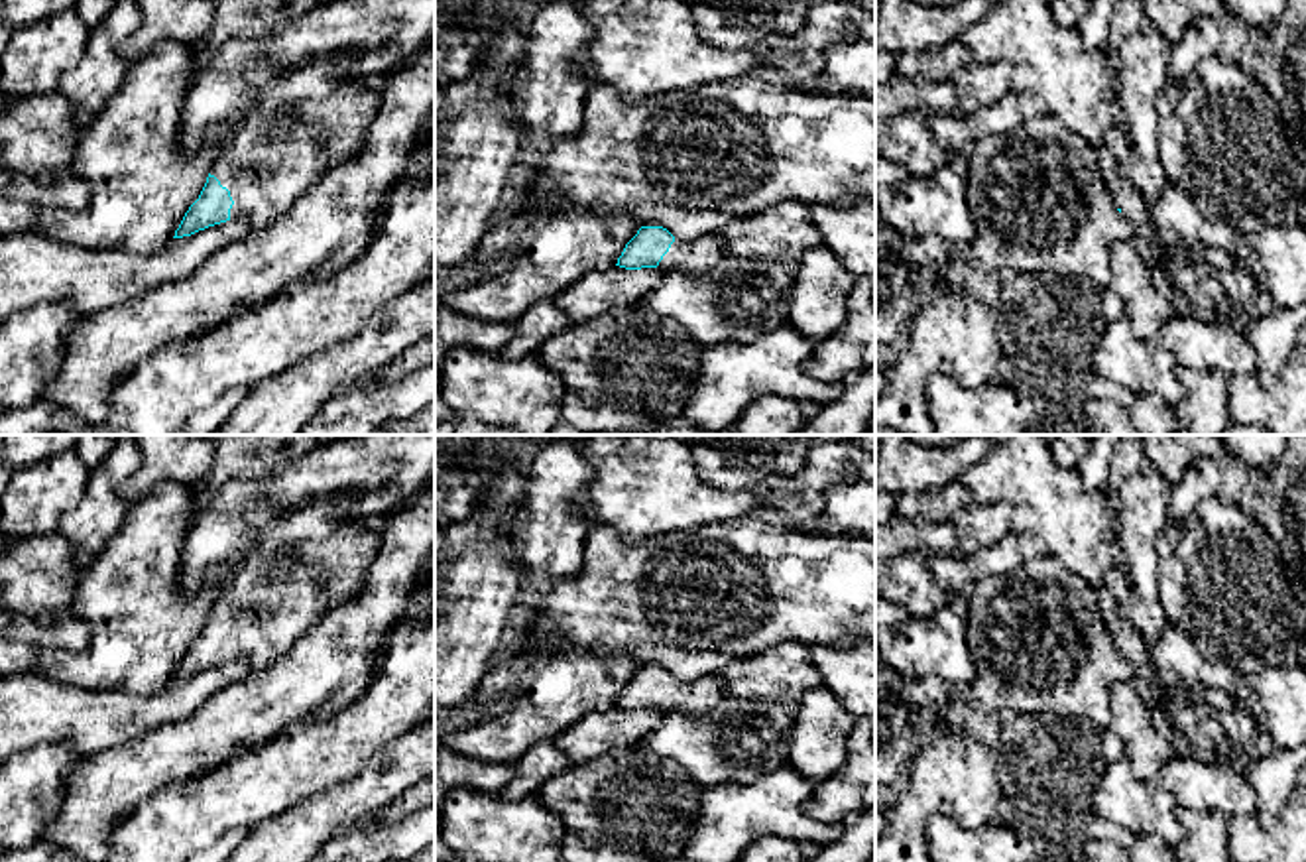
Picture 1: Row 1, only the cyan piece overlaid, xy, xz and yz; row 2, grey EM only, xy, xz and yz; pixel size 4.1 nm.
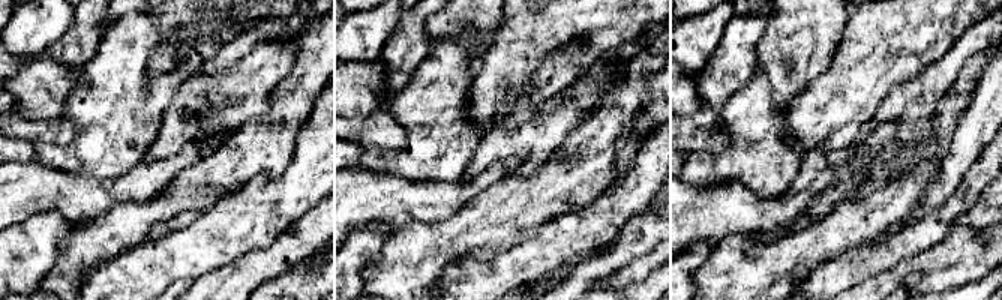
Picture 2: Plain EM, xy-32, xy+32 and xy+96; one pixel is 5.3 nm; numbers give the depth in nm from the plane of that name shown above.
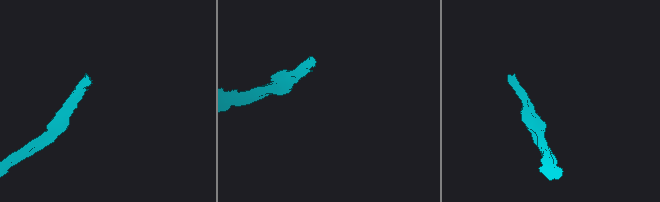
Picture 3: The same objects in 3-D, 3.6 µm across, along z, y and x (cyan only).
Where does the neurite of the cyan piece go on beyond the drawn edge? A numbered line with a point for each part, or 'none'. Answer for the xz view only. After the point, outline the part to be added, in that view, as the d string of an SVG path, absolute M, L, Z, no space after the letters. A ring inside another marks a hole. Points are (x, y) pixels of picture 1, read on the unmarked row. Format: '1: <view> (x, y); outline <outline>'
1: xz (699, 697); outline M718 675L702 677L692 683L675 681L657 710L663 714L673 710L684 714L706 714L726 697L728 693Z

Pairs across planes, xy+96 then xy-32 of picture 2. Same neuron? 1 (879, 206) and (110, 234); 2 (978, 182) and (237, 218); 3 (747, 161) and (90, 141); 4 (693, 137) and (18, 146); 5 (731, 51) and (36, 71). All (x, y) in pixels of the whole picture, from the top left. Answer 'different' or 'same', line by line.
1: same
2: same
3: same
4: different
5: different

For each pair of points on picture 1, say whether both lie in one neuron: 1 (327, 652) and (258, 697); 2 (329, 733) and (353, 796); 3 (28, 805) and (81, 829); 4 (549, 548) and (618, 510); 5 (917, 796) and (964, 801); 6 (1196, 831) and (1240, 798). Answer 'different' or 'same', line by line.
1: same
2: different
3: different
4: different
5: same
6: different

